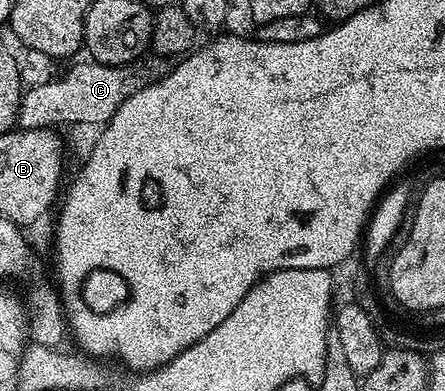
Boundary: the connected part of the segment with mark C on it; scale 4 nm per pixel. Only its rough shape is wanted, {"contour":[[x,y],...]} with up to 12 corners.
{"contour":[[169,59],[93,60],[21,95],[23,130],[105,125]]}

